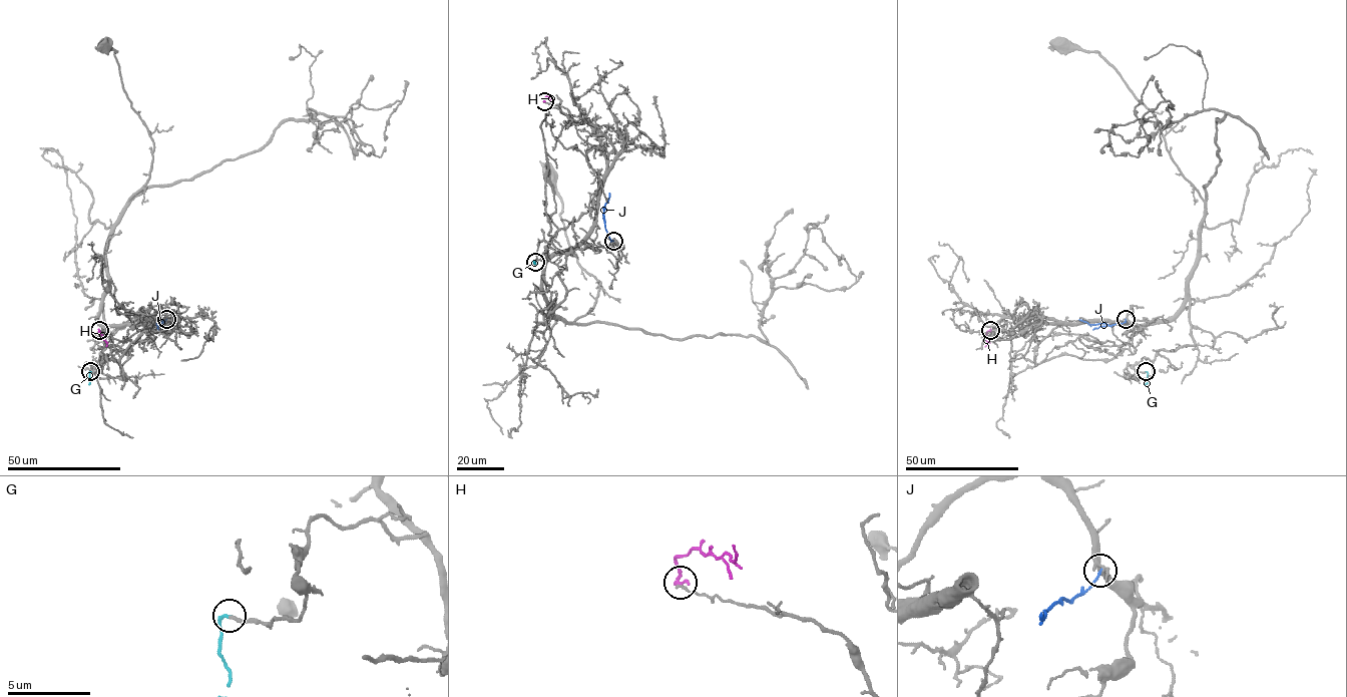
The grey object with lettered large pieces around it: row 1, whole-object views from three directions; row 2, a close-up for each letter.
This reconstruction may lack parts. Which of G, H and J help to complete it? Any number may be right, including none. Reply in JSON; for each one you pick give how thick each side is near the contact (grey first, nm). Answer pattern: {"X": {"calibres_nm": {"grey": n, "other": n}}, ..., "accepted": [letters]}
{"G": {"calibres_nm": {"grey": 190, "other": 240}}, "accepted": ["G"]}

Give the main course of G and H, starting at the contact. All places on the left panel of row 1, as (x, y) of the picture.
G: (90, 371), (88, 384)
H: (99, 330), (106, 346)

